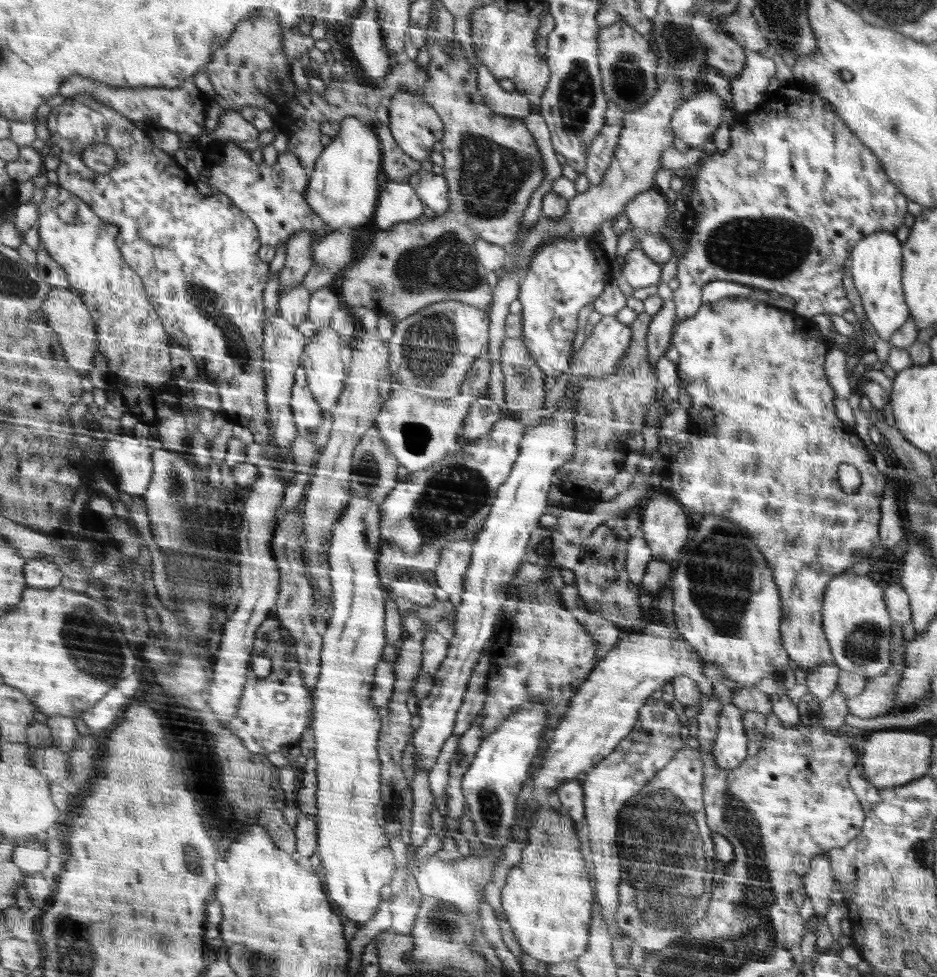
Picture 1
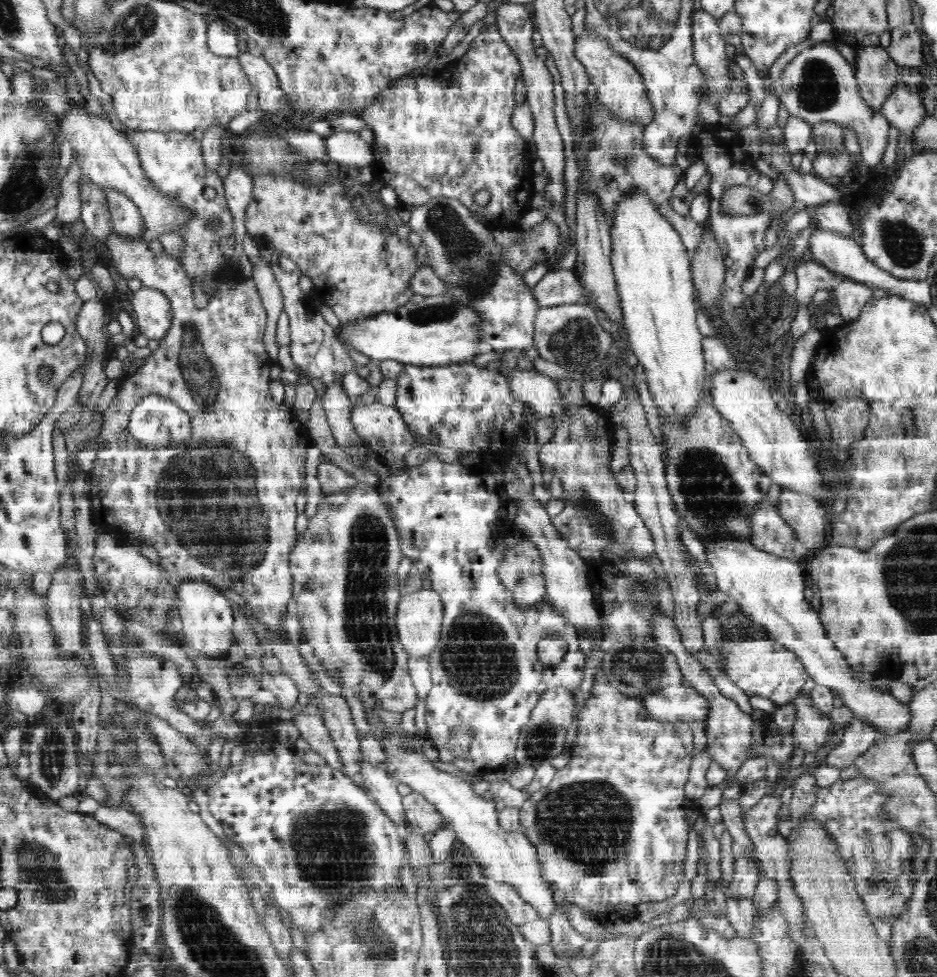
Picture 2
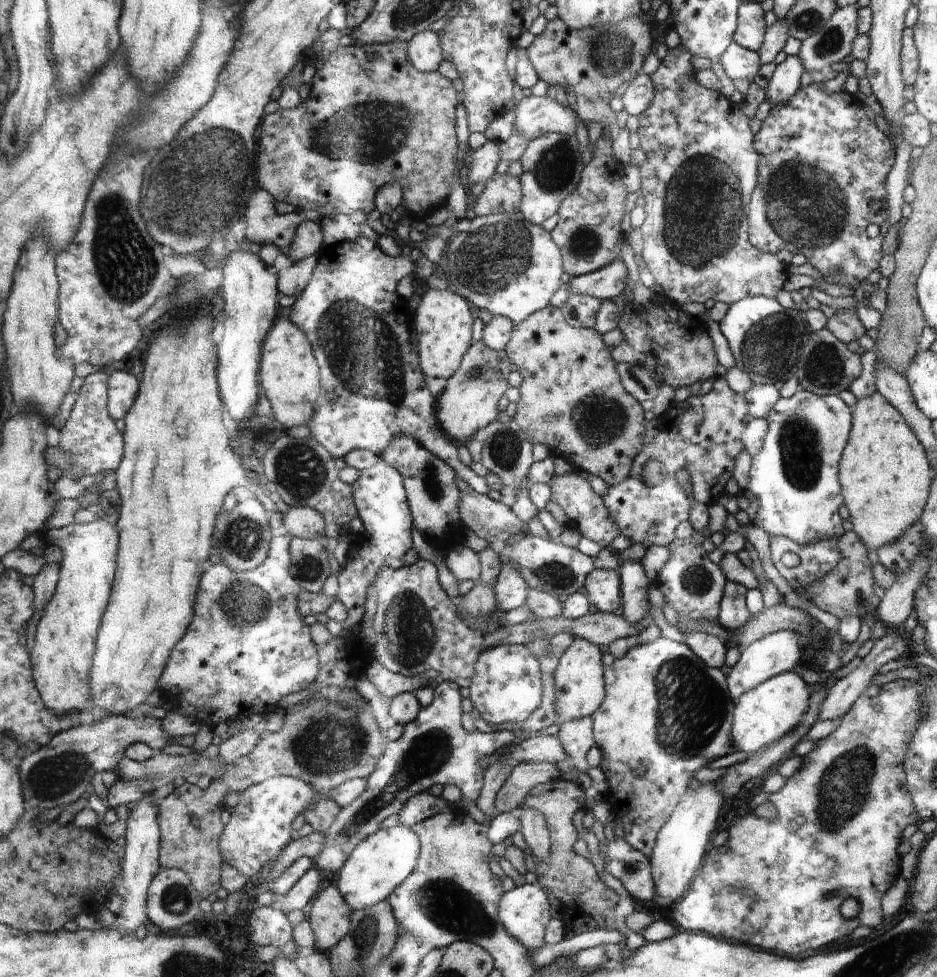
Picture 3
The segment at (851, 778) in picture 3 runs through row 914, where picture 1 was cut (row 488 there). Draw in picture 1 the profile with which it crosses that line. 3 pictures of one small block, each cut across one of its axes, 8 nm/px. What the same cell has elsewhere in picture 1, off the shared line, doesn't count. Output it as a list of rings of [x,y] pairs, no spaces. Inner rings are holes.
[[[721,298],[719,302],[713,304],[703,304],[697,314],[689,320],[681,320],[679,324],[673,326],[673,336],[671,336],[671,348],[677,350],[677,378],[681,382],[681,388],[685,388],[691,396],[691,410],[687,418],[687,430],[689,430],[689,440],[687,444],[677,452],[673,464],[669,464],[669,474],[671,478],[667,480],[669,490],[675,494],[677,502],[687,506],[693,512],[701,514],[713,514],[727,518],[729,522],[737,522],[747,530],[749,534],[755,532],[755,540],[751,540],[757,550],[761,550],[761,556],[765,554],[765,562],[773,566],[773,584],[777,582],[777,590],[781,590],[781,602],[785,602],[785,622],[781,622],[781,638],[785,638],[785,650],[789,650],[789,660],[801,668],[803,672],[811,672],[813,668],[819,668],[827,662],[835,664],[831,646],[821,632],[821,604],[823,604],[823,594],[827,588],[827,582],[843,572],[847,566],[853,566],[855,562],[869,560],[869,566],[883,562],[885,560],[885,550],[881,548],[883,544],[877,538],[877,522],[879,522],[879,500],[881,500],[881,488],[887,480],[881,478],[881,474],[869,464],[869,458],[859,444],[859,438],[855,436],[851,426],[845,426],[833,412],[833,390],[829,388],[827,380],[823,378],[823,358],[827,352],[825,338],[821,336],[817,324],[811,318],[803,318],[795,312],[789,310],[775,310],[773,306],[767,304],[757,304],[753,298],[739,298],[739,300],[729,300]],[[839,464],[851,464],[857,468],[861,484],[853,494],[841,492],[837,484],[837,466]]]

